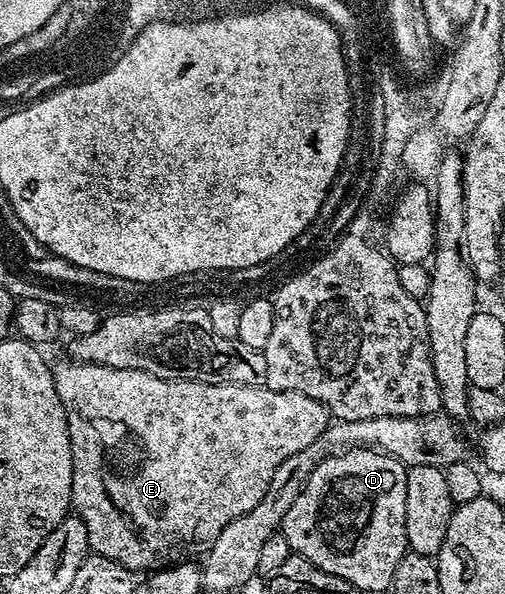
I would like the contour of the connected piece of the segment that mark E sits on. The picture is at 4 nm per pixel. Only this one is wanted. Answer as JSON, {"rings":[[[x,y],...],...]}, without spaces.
{"rings":[[[67,359],[53,366],[56,395],[60,395],[60,403],[66,412],[68,435],[72,447],[72,495],[70,504],[76,516],[85,523],[88,529],[88,543],[97,556],[119,561],[124,568],[131,571],[146,569],[157,571],[175,563],[194,559],[194,556],[205,554],[210,550],[220,531],[227,527],[232,519],[244,515],[256,507],[276,469],[290,455],[303,451],[310,443],[325,431],[328,426],[326,409],[316,399],[308,399],[308,395],[272,391],[260,385],[213,385],[203,381],[169,381],[156,375],[148,375],[135,369],[117,369],[107,365],[97,365],[94,361]]]}

